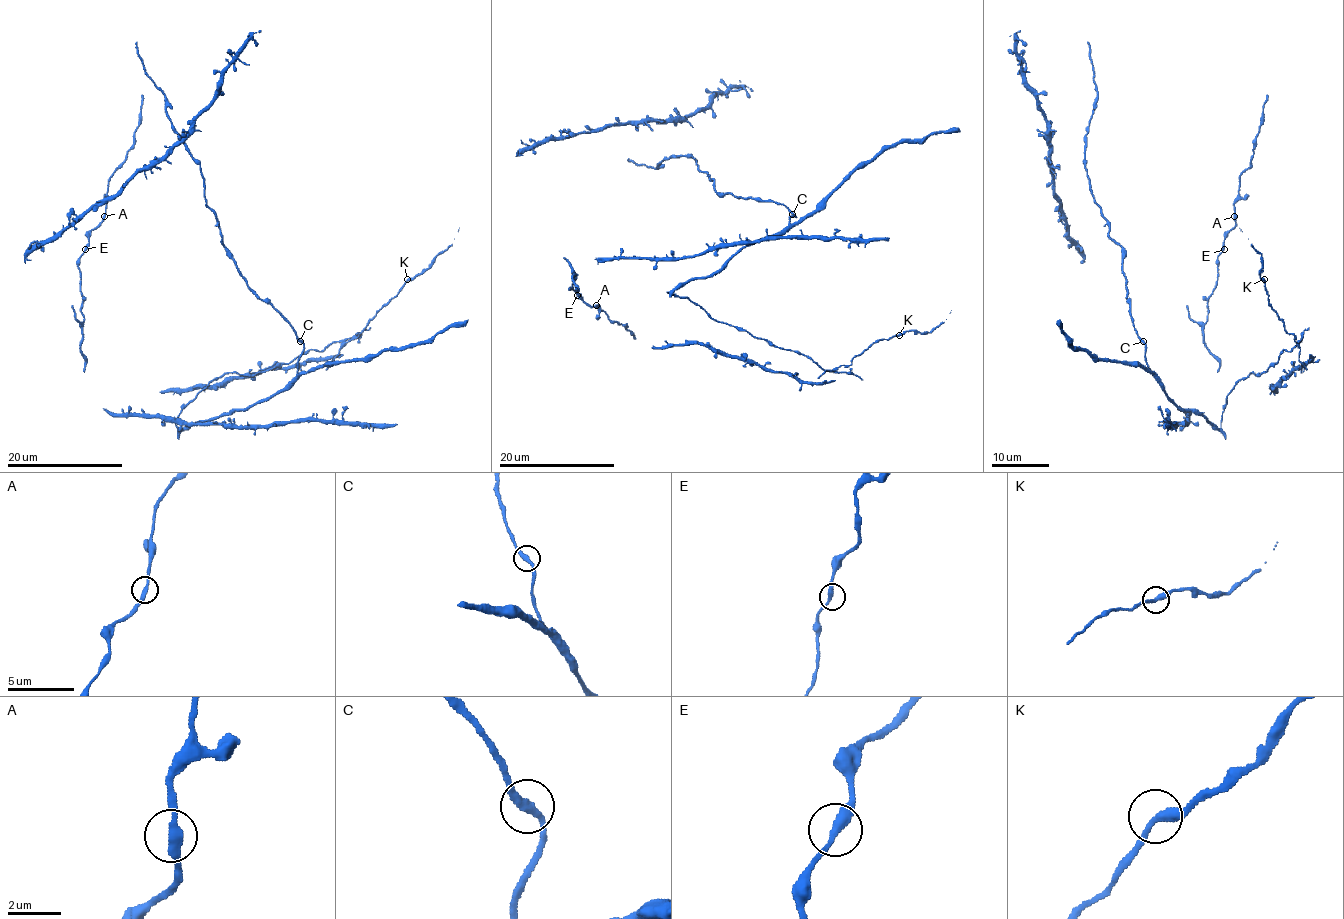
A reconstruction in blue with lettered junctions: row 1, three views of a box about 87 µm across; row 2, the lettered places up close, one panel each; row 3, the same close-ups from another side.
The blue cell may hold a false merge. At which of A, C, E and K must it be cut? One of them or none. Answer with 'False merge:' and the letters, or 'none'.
False merge: none

